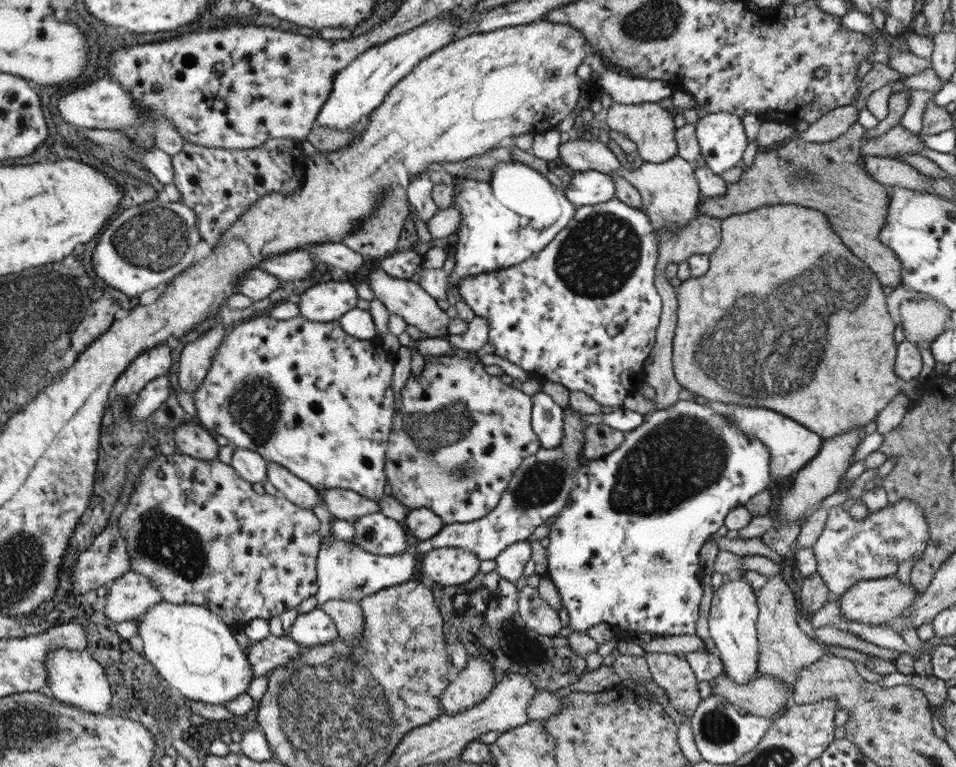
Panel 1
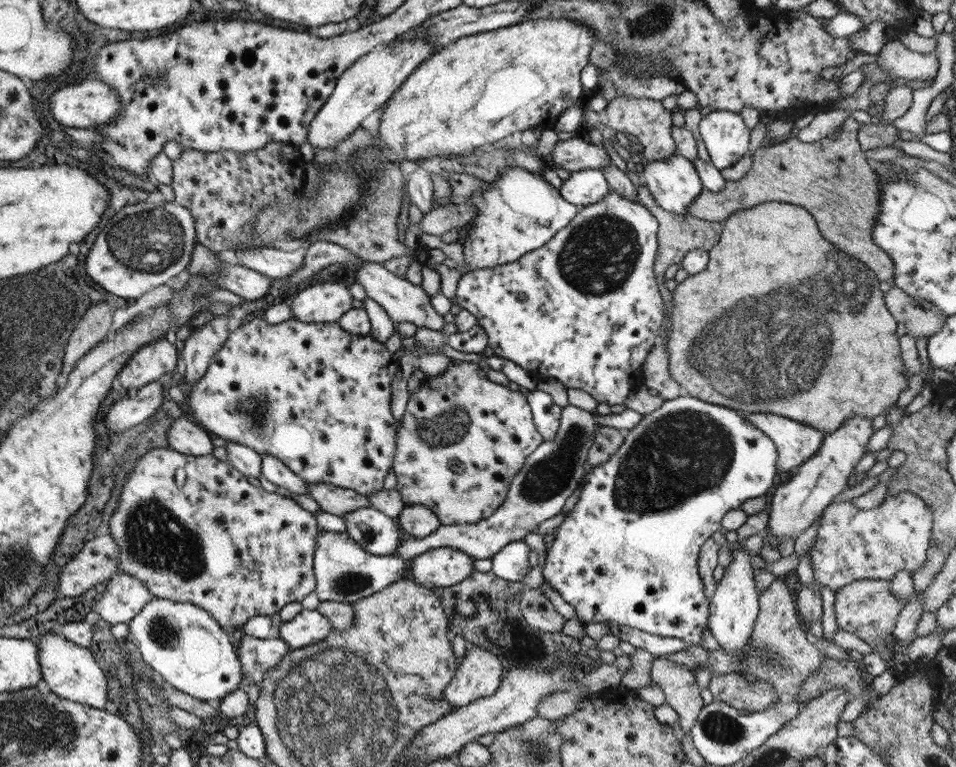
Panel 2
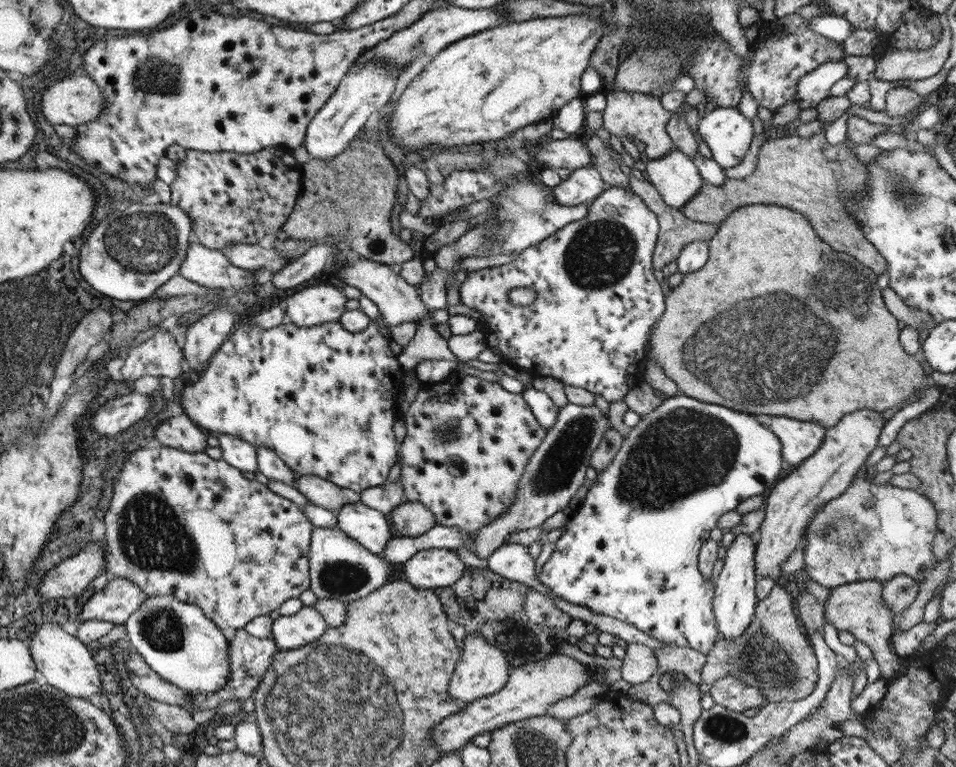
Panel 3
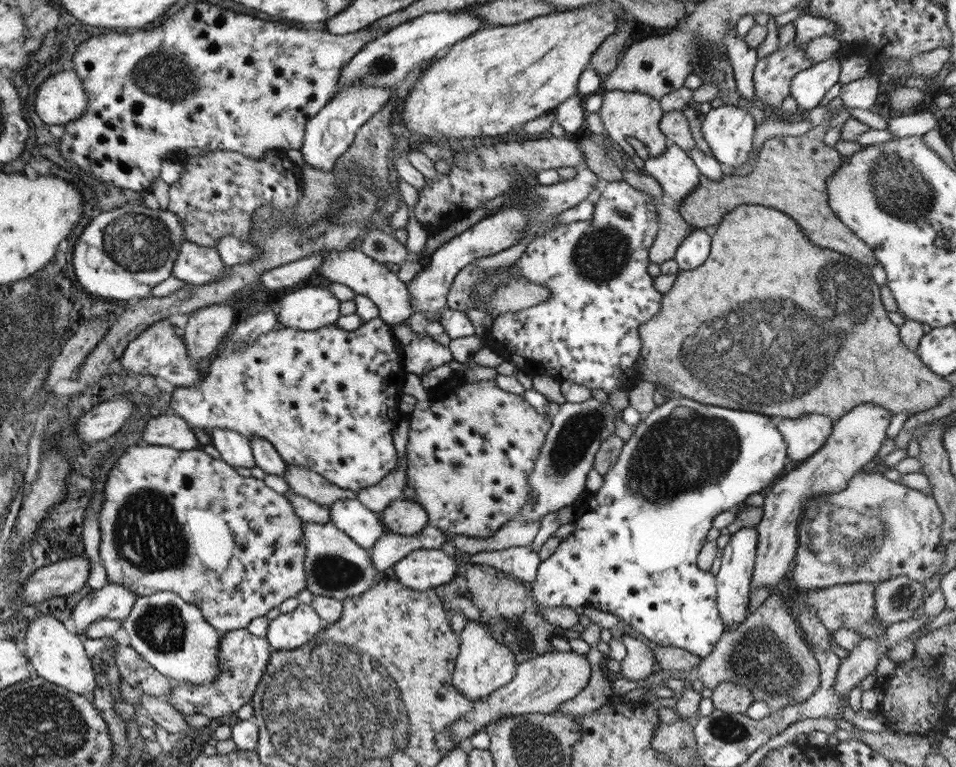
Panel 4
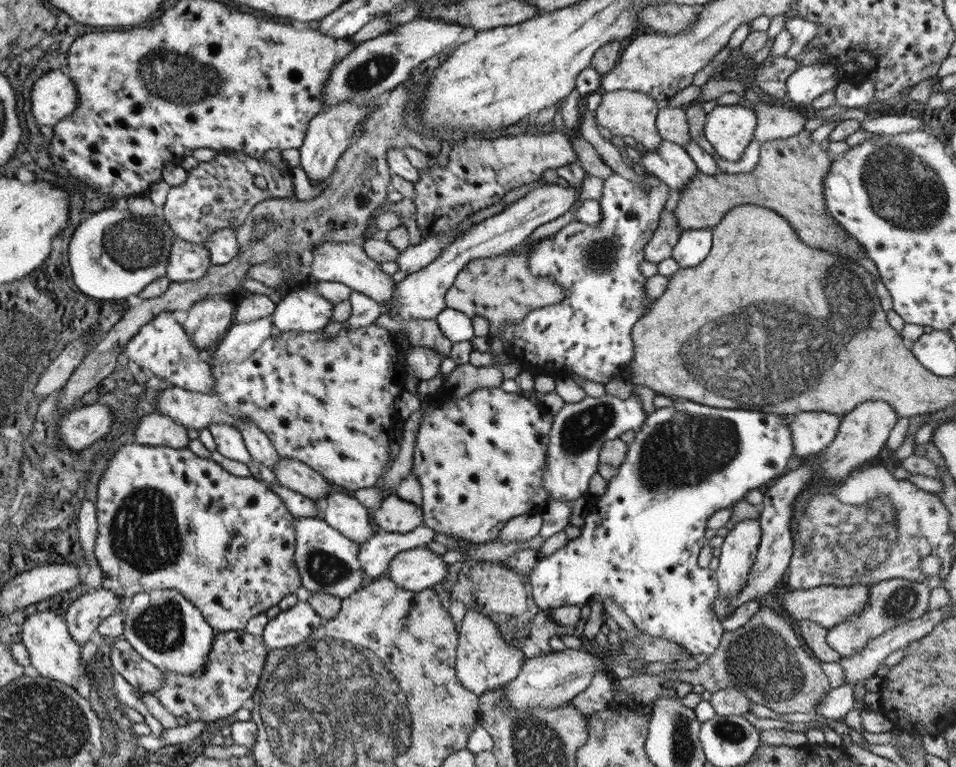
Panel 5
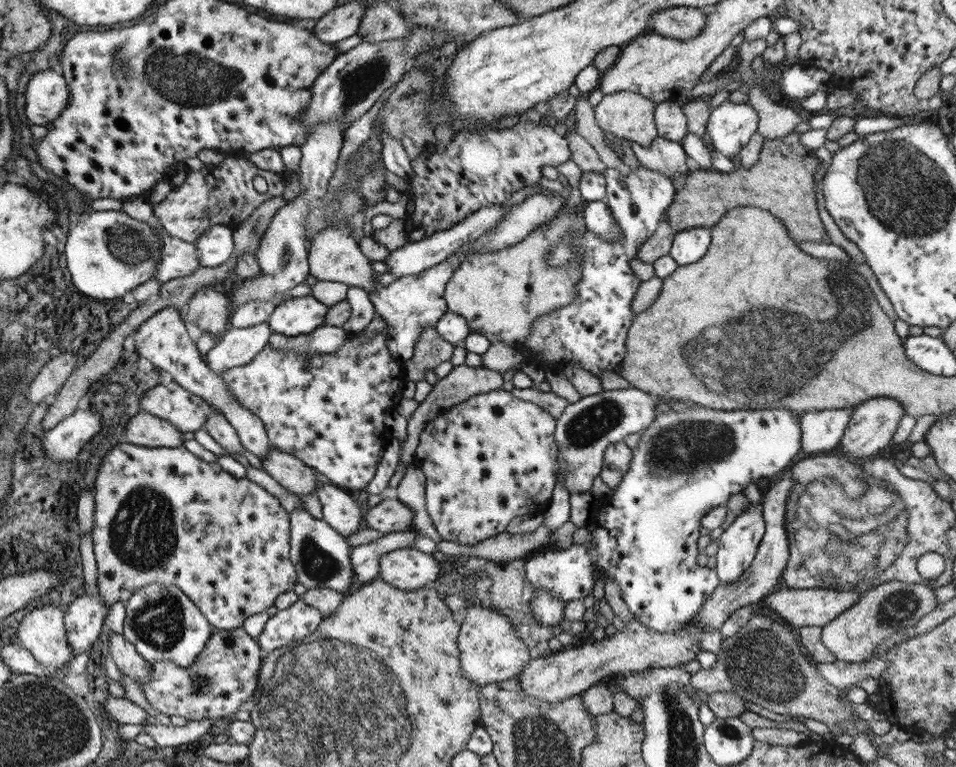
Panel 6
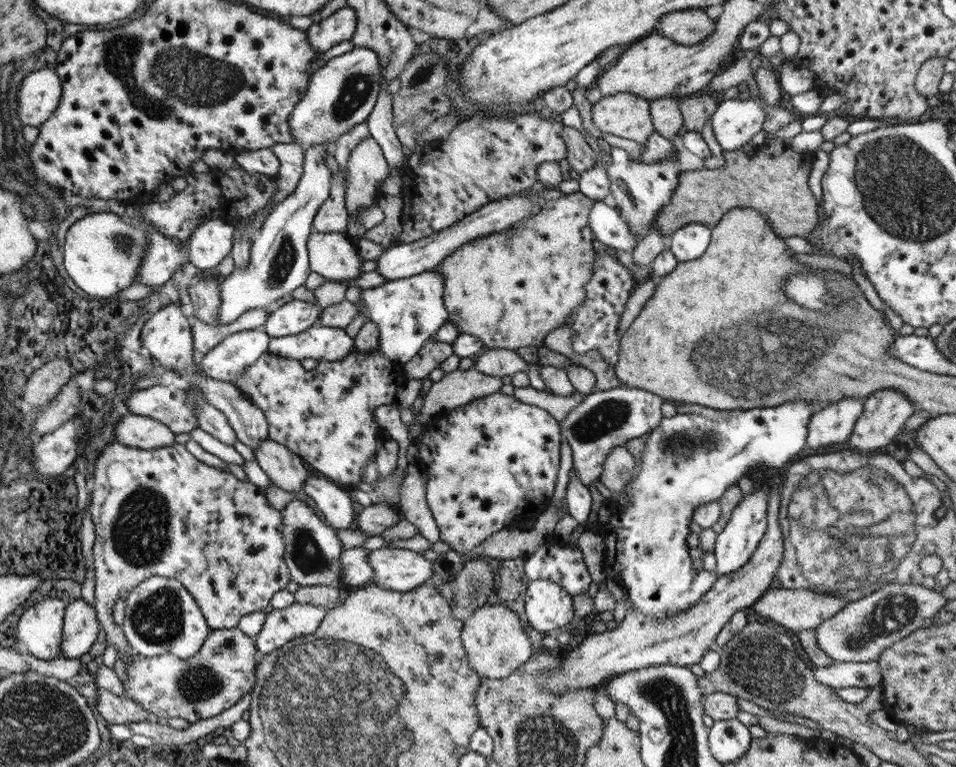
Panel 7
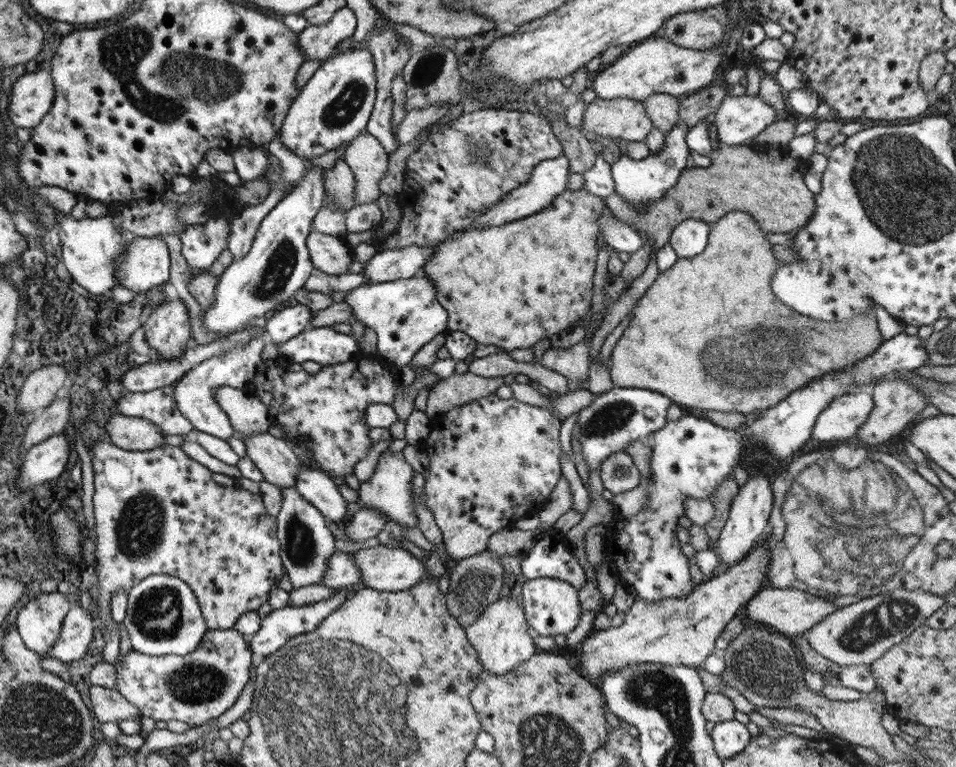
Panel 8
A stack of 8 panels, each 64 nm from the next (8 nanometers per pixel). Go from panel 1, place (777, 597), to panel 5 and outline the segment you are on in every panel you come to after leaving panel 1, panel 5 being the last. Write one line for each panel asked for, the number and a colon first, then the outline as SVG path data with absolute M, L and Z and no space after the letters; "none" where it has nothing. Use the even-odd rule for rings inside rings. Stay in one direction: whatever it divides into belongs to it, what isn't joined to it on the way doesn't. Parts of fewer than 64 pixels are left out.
2: M775 580L765 592L759 592L759 614L751 632L751 656L745 658L747 680L765 682L775 688L777 696L789 694L797 698L801 684L813 676L821 666L821 654L805 638L805 624L799 618L797 606L783 582Z
3: M773 586L765 600L755 606L753 622L735 640L717 640L701 668L701 682L713 686L715 680L731 676L749 688L759 688L769 702L797 702L807 698L819 680L817 658L801 624L791 612L789 594Z
4: M769 596L753 614L739 624L737 630L723 632L713 652L705 656L691 672L681 672L687 682L699 688L717 688L723 682L743 686L755 700L761 700L769 710L781 710L787 704L807 702L819 688L819 664L797 634L791 610L781 596Z
5: M759 608L741 628L723 632L721 644L709 660L691 672L683 670L681 676L695 690L709 690L711 694L721 688L737 688L751 704L767 706L777 714L817 714L817 704L833 690L823 676L821 664L815 664L803 652L791 624L769 608Z

